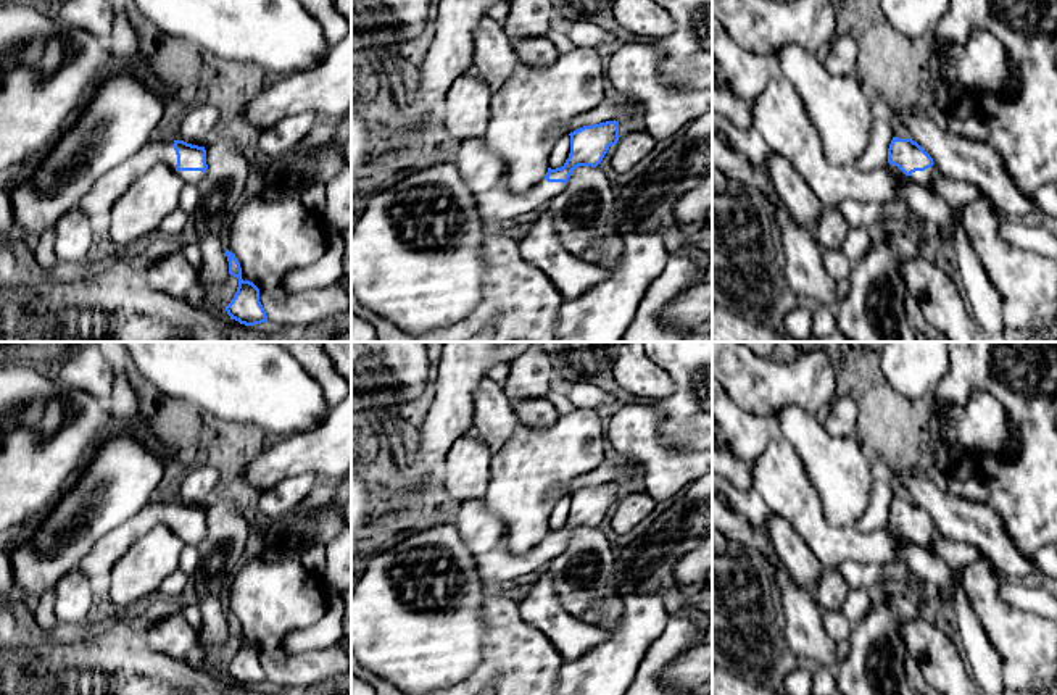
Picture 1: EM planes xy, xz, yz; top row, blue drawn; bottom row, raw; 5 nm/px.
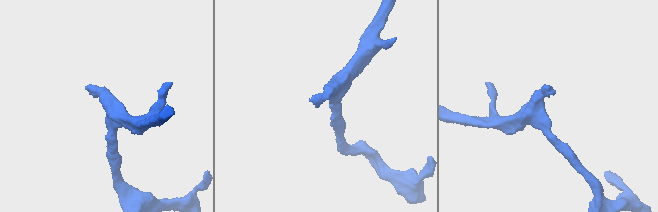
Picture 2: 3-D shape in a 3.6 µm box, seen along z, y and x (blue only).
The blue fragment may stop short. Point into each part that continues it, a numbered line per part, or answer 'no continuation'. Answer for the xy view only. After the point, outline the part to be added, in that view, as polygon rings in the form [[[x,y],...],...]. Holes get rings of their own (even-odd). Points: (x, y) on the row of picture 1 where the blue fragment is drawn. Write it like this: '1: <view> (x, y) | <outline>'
1: xy (103, 194) | [[[155,140],[135,156],[105,173],[79,202],[79,208],[90,216],[108,216],[116,200],[129,189],[129,185],[156,164],[168,164],[176,169],[177,155],[174,140]]]

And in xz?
1: xz (482, 170) | [[[483,137],[462,140],[453,161],[466,185],[475,197],[479,216],[485,224],[506,221],[527,211],[546,210],[549,200],[566,184],[543,179],[524,194],[511,194],[504,184],[504,161],[483,140]]]

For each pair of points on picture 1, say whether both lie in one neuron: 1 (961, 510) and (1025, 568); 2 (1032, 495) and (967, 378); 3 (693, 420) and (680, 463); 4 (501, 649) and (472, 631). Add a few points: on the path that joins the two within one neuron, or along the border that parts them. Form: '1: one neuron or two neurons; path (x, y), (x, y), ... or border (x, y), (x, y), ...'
1: one neuron; path (977, 526), (1009, 558)
2: one neuron; path (1032, 460), (1032, 420), (1003, 391)
3: two neurons; border (664, 415), (663, 441), (695, 450)
4: two neurons; border (484, 602), (487, 647), (482, 660), (469, 673)

